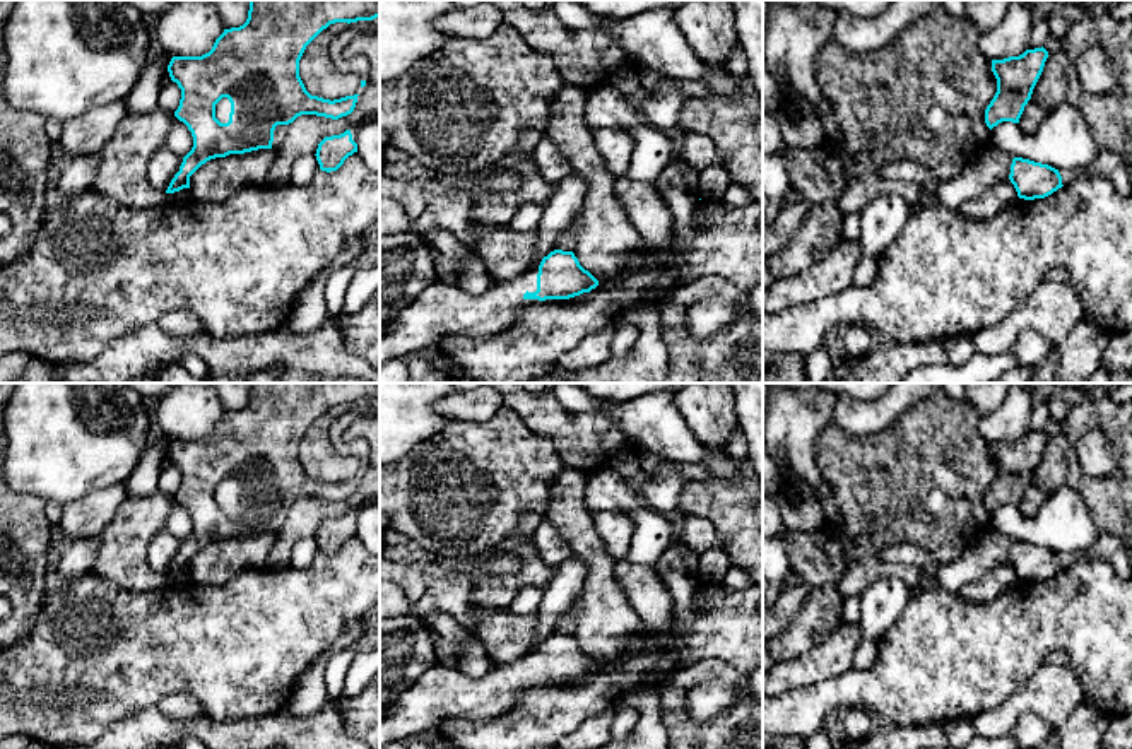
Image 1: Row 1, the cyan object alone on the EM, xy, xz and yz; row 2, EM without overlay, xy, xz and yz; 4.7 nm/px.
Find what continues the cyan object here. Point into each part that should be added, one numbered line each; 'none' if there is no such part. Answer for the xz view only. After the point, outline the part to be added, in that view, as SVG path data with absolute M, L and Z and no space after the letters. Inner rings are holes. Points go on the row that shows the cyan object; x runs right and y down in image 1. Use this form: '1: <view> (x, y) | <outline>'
1: xz (445, 310) | M539 267L513 280L494 280L479 296L441 280L404 306L380 337L380 366L402 359L448 335L487 339L508 330L522 308L539 304L523 294L537 291Z

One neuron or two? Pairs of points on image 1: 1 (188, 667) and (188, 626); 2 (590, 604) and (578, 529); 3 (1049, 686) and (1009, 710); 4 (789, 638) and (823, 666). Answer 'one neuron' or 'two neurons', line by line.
1: one neuron
2: one neuron
3: one neuron
4: two neurons

